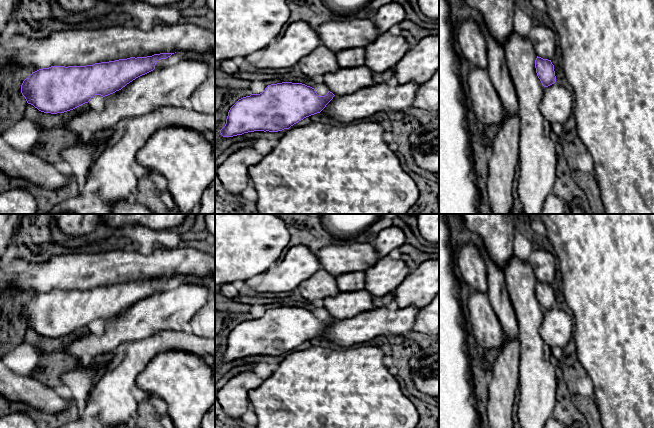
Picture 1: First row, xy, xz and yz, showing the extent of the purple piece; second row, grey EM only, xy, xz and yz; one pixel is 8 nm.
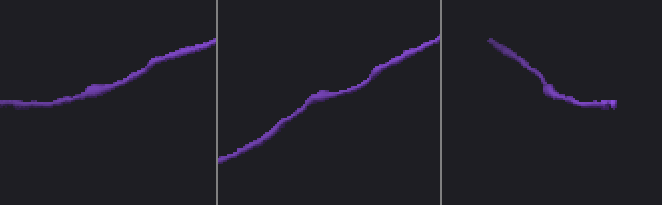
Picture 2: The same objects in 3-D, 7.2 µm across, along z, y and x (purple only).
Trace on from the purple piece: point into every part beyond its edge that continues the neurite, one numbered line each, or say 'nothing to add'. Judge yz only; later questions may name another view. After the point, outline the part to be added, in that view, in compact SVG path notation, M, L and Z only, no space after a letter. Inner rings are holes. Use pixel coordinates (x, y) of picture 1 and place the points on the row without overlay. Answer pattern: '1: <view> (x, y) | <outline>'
1: yz (556, 329) | M555 306L544 311L540 336L551 350L563 349L572 337L572 323L571 317Z

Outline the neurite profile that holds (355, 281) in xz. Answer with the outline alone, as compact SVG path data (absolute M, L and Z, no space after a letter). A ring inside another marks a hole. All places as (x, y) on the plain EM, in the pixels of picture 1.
M354 271L336 277L340 292L353 292L365 290L365 272Z

